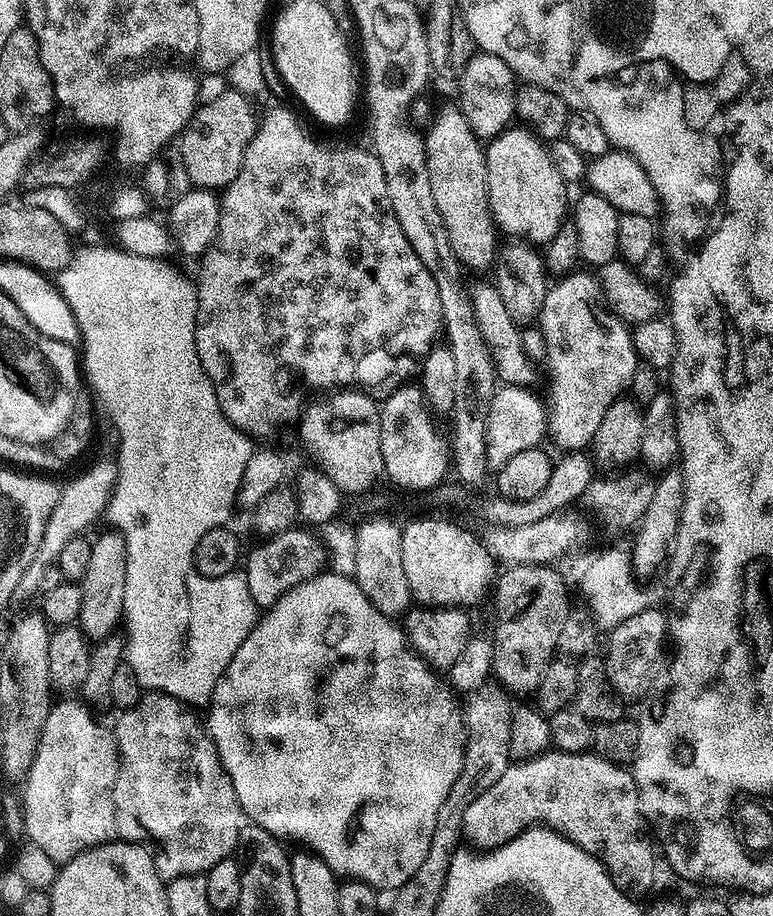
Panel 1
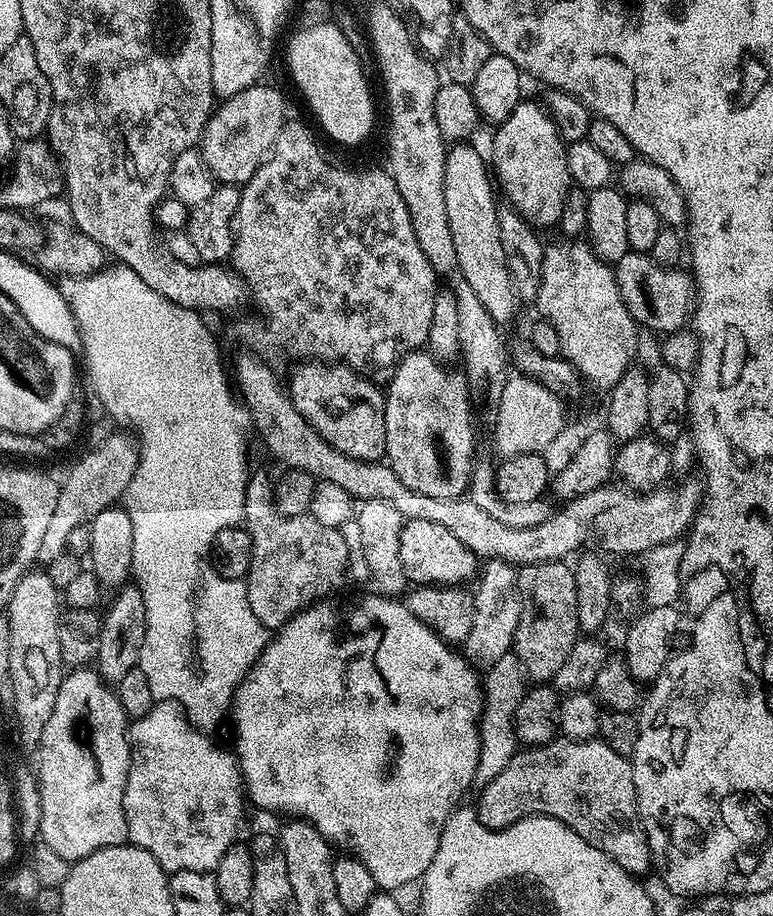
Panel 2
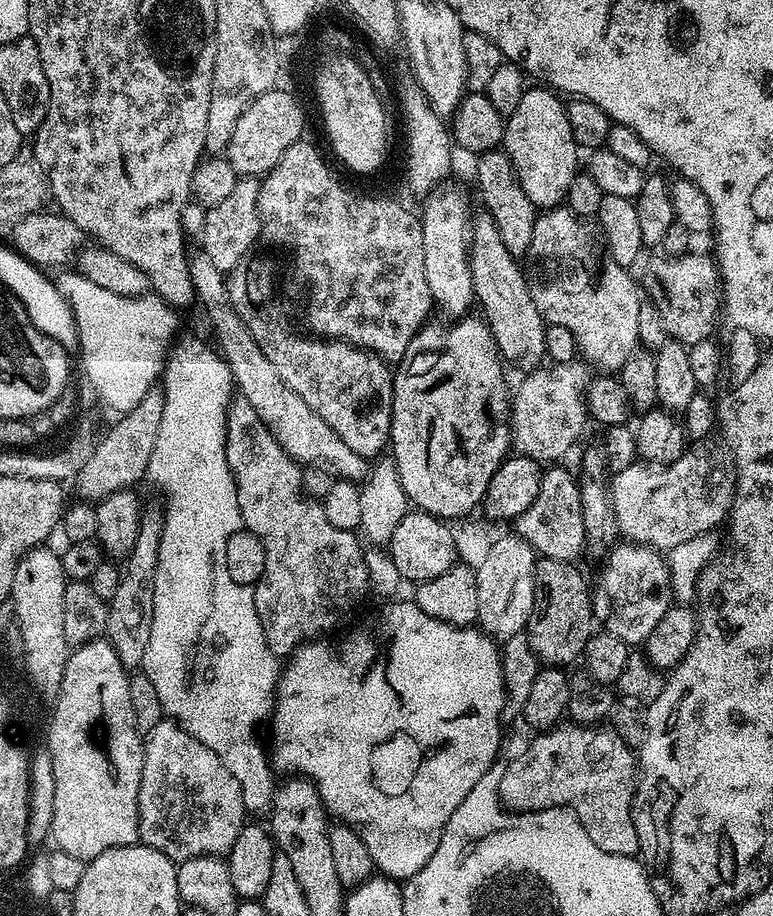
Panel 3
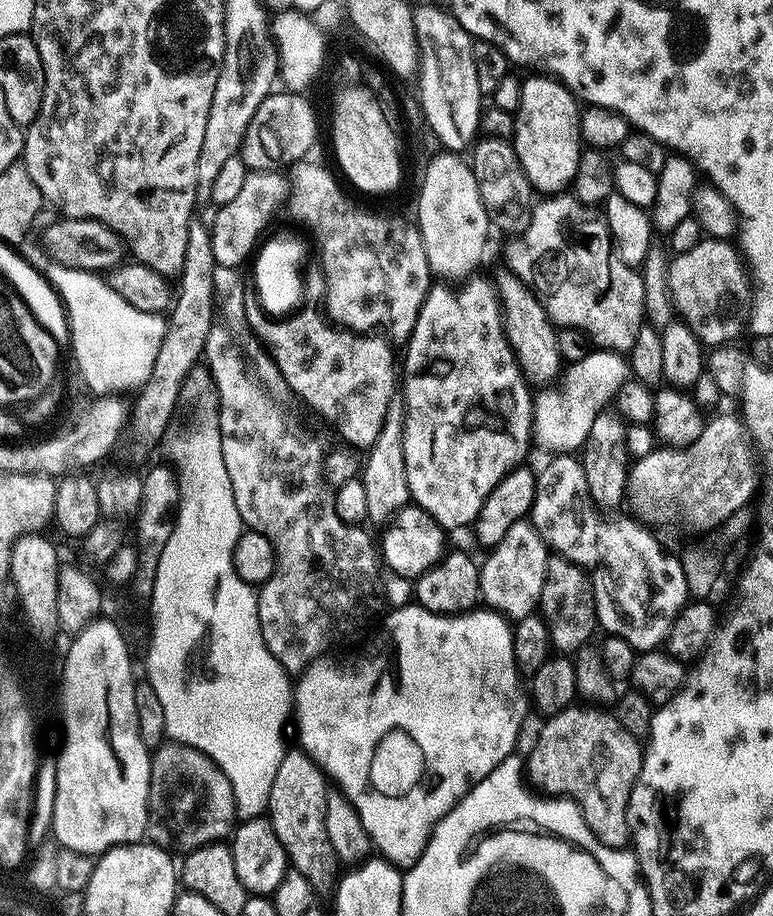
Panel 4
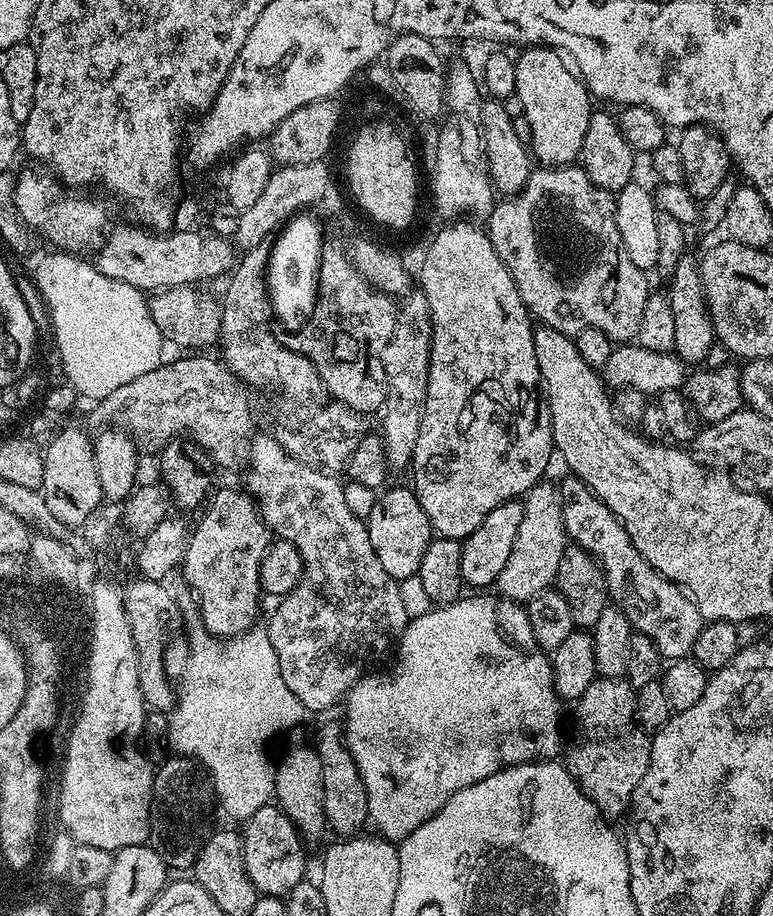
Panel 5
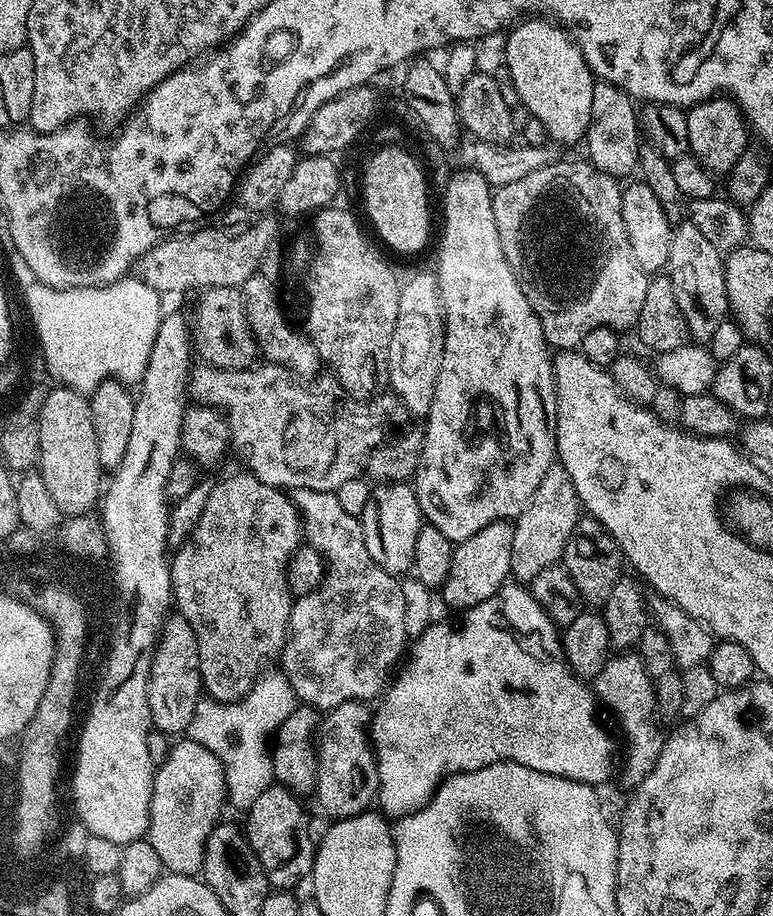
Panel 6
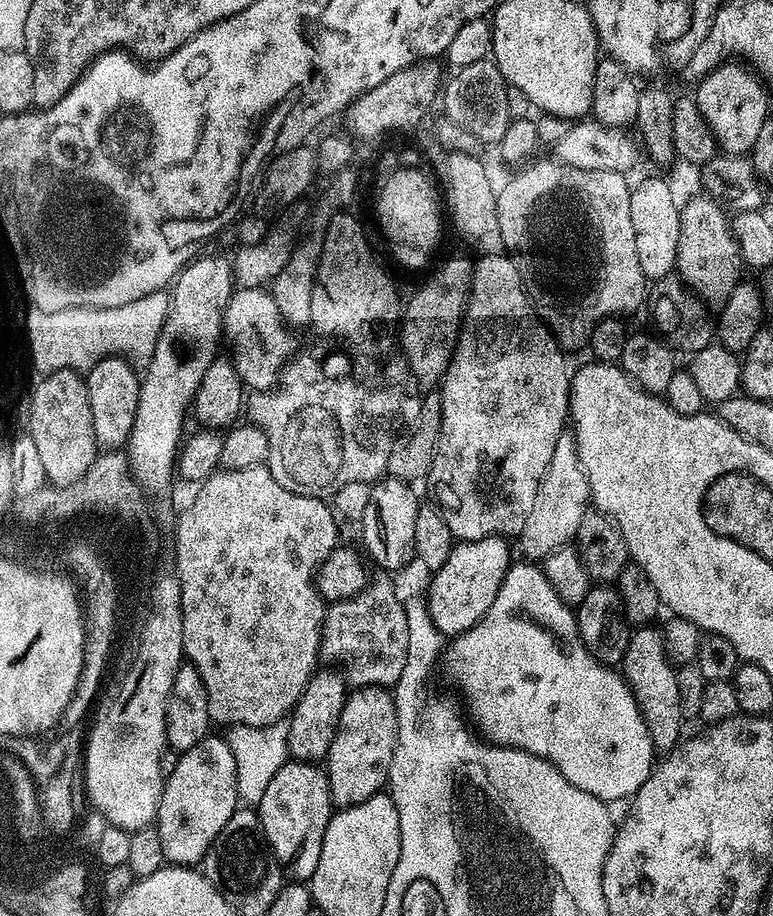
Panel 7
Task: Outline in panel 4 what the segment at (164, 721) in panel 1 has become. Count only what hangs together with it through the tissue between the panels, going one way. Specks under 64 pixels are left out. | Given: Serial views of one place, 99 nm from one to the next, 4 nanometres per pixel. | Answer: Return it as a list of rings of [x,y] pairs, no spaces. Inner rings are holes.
[[[164,742],[151,758],[147,839],[173,854],[187,854],[207,844],[227,841],[238,823],[230,778],[209,756],[185,744]]]

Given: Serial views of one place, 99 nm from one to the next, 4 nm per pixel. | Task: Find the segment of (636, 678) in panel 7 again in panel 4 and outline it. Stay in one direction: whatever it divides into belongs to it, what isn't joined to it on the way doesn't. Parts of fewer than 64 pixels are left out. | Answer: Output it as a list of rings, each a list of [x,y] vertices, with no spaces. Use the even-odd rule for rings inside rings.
[[[600,706],[584,707],[588,708],[564,708],[543,721],[544,725],[536,736],[536,745],[532,753],[526,756],[526,776],[533,785],[537,784],[535,787],[541,793],[552,798],[567,798],[580,807],[586,818],[586,826],[590,826],[592,833],[606,846],[627,849],[630,844],[628,803],[644,761],[642,744],[637,736],[626,730],[626,726],[622,726],[622,722],[618,722],[611,711]]]

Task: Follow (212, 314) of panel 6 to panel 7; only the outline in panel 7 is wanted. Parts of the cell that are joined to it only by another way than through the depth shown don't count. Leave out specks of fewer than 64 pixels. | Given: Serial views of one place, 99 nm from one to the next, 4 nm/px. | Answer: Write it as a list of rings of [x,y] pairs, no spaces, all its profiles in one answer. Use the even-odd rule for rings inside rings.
[[[264,286],[237,287],[224,315],[223,339],[232,347],[230,359],[235,364],[241,380],[249,389],[264,393],[277,387],[285,364],[296,355],[297,333],[286,323],[278,302]]]

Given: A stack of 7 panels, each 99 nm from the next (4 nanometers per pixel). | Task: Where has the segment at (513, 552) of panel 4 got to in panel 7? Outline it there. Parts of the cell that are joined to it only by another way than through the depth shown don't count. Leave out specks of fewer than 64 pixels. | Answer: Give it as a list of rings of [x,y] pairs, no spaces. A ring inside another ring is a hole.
[[[565,430],[558,438],[558,446],[554,446],[554,458],[550,458],[550,466],[546,466],[546,474],[538,486],[534,510],[530,510],[530,518],[526,518],[518,537],[520,548],[528,555],[525,557],[529,561],[542,562],[554,550],[575,541],[578,526],[582,526],[582,514],[590,510],[591,494],[582,462],[578,458],[576,437]]]

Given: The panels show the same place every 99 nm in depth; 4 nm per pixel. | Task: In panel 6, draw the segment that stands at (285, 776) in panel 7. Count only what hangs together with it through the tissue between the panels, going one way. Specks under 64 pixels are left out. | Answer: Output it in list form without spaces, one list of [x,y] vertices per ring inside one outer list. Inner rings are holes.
[[[273,782],[246,810],[246,835],[258,862],[268,873],[268,882],[276,890],[292,890],[299,880],[307,881],[312,871],[314,836],[308,833],[305,801],[284,785]]]

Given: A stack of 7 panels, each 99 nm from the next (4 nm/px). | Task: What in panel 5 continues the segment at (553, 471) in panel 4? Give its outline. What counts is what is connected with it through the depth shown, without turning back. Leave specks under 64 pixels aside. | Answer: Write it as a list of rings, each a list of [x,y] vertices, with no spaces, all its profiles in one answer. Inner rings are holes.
[[[568,474],[565,477],[558,484],[565,537],[579,548],[585,548],[603,568],[611,603],[619,606],[633,633],[648,636],[657,653],[663,659],[665,656],[665,661],[687,657],[693,651],[702,627],[702,617],[692,597],[642,558],[624,523],[577,476]]]

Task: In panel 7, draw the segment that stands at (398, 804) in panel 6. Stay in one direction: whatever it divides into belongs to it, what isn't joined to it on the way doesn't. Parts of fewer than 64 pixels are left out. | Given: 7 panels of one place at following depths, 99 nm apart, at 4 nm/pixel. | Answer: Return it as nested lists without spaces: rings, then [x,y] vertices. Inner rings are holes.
[[[536,562],[513,563],[509,567],[508,573],[502,578],[502,586],[498,586],[498,594],[494,598],[494,606],[486,610],[486,614],[476,623],[473,628],[466,630],[461,636],[455,637],[447,645],[442,656],[442,664],[448,667],[448,672],[452,675],[454,683],[460,687],[460,692],[464,695],[464,700],[468,703],[468,712],[472,715],[474,723],[480,727],[479,735],[490,744],[501,744],[503,748],[517,748],[526,750],[546,762],[550,762],[560,771],[562,778],[566,782],[574,782],[578,790],[586,790],[586,794],[594,794],[594,798],[605,802],[612,800],[624,800],[636,795],[636,791],[650,778],[654,767],[652,752],[654,745],[652,735],[648,733],[648,722],[644,719],[643,712],[640,711],[636,695],[630,690],[627,680],[615,667],[605,666],[600,661],[595,660],[580,637],[580,631],[576,625],[576,613],[554,590],[546,578],[543,567]]]

